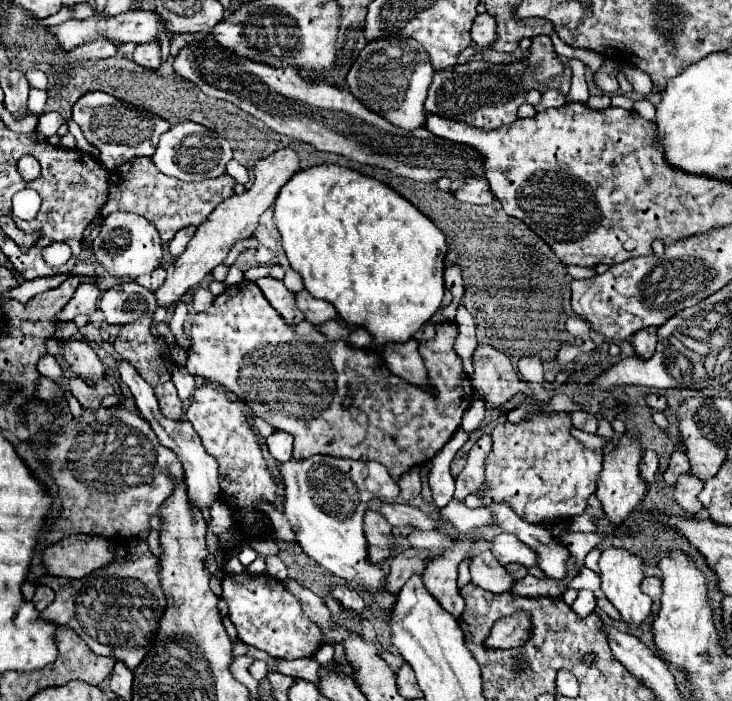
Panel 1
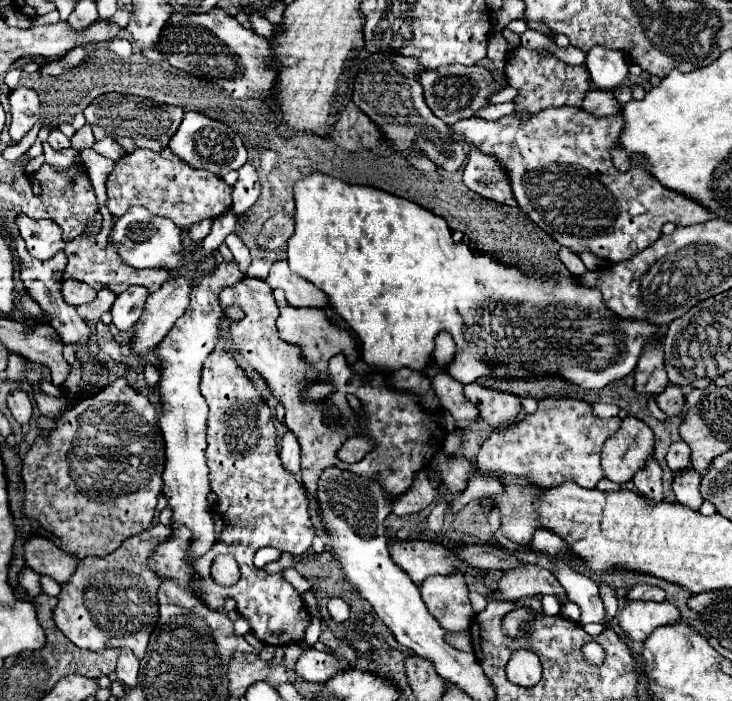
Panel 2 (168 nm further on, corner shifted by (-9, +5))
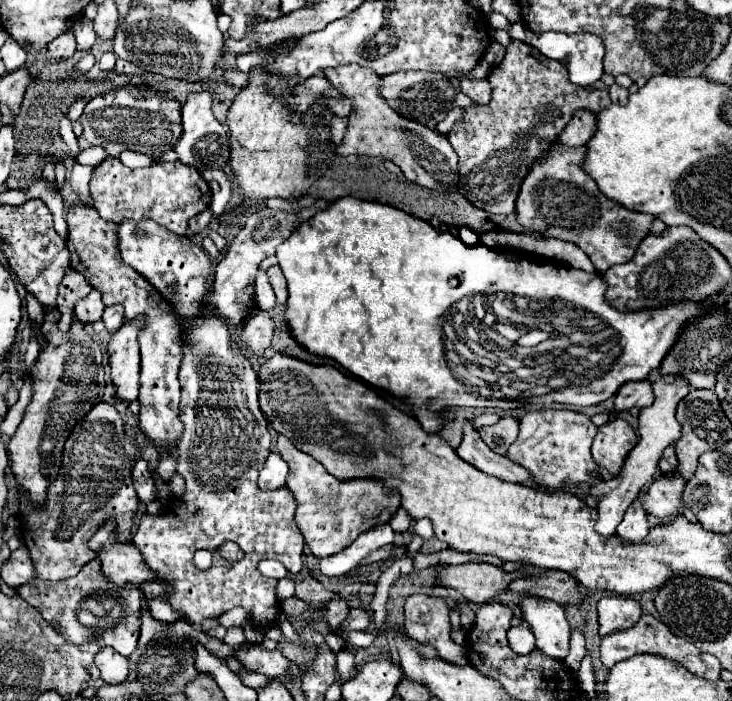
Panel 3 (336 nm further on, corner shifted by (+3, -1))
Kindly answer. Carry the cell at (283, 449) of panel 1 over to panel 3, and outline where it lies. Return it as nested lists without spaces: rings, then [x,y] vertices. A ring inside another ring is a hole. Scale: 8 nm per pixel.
[[[272,452],[268,456],[264,468],[260,470],[258,488],[260,490],[278,490],[286,484],[286,474],[288,474],[288,464],[276,452]]]

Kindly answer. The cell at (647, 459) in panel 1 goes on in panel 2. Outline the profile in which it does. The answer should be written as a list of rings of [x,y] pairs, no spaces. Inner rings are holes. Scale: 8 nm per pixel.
[[[654,456],[648,458],[646,466],[634,474],[634,484],[638,492],[650,500],[662,500],[662,470],[658,466],[658,460]]]

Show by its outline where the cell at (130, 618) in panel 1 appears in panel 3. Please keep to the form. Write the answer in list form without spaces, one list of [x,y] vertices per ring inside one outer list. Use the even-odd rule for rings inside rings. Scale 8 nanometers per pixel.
[[[92,560],[74,578],[66,578],[56,584],[34,578],[20,586],[18,594],[36,606],[44,620],[48,620],[68,642],[84,644],[104,638],[104,646],[114,648],[122,656],[130,656],[136,648],[140,632],[140,592],[136,588],[116,588],[112,582],[108,584],[100,572],[100,562]]]

